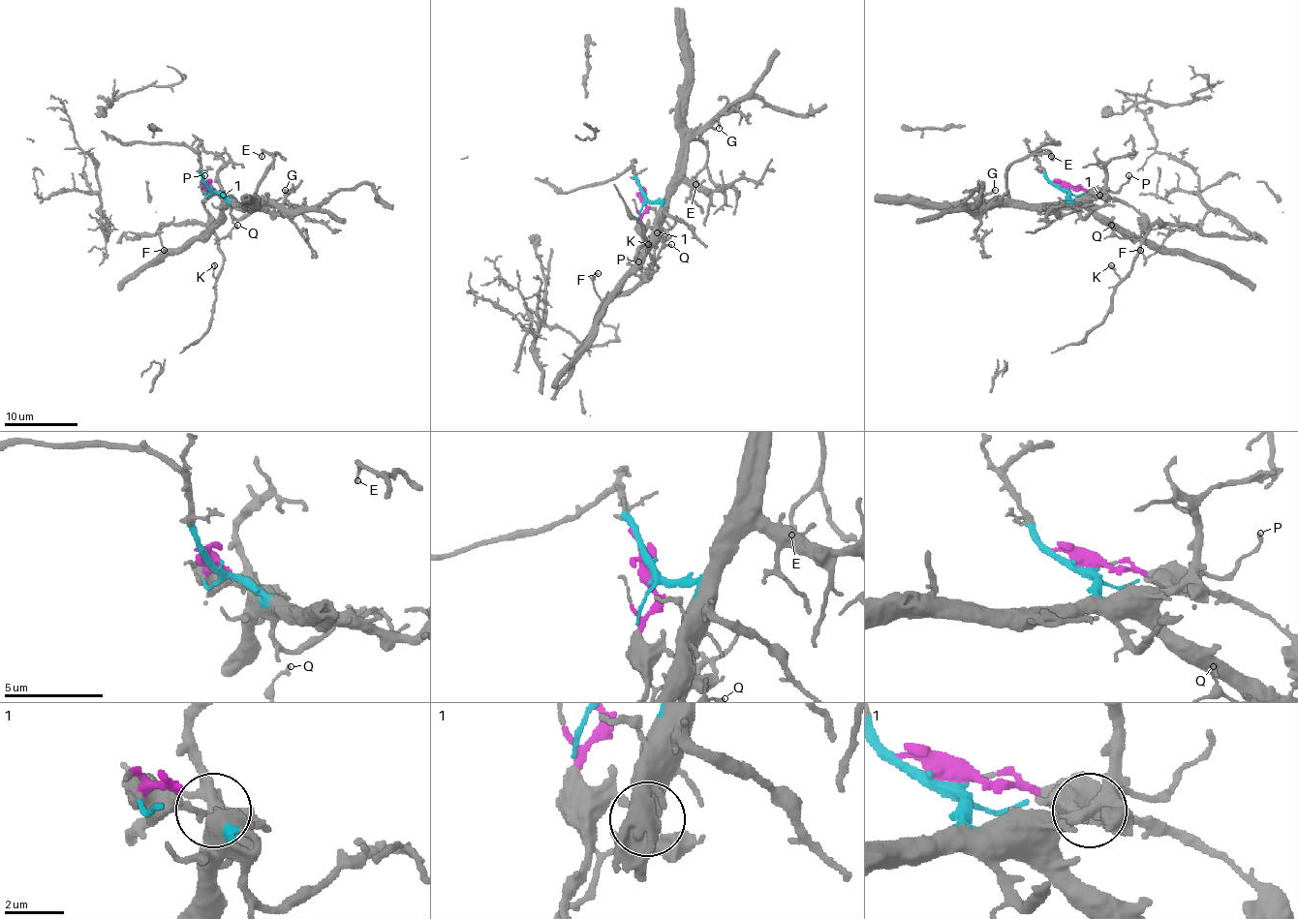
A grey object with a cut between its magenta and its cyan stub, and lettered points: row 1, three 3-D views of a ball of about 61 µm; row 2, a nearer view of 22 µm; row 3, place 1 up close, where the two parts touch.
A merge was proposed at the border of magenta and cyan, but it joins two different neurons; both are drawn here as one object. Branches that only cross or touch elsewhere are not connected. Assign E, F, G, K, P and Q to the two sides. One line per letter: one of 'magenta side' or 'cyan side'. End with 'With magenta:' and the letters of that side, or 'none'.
E: cyan side
F: magenta side
G: cyan side
K: magenta side
P: cyan side
Q: magenta side
With magenta: F, K, Q

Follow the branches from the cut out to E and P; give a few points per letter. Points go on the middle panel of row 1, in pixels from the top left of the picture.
E: (642, 196), (657, 201), (664, 198), (679, 150), (697, 140), (706, 146), (706, 163), (695, 185)
P: (642, 196), (657, 201), (661, 208), (659, 230), (635, 258), (638, 261)

